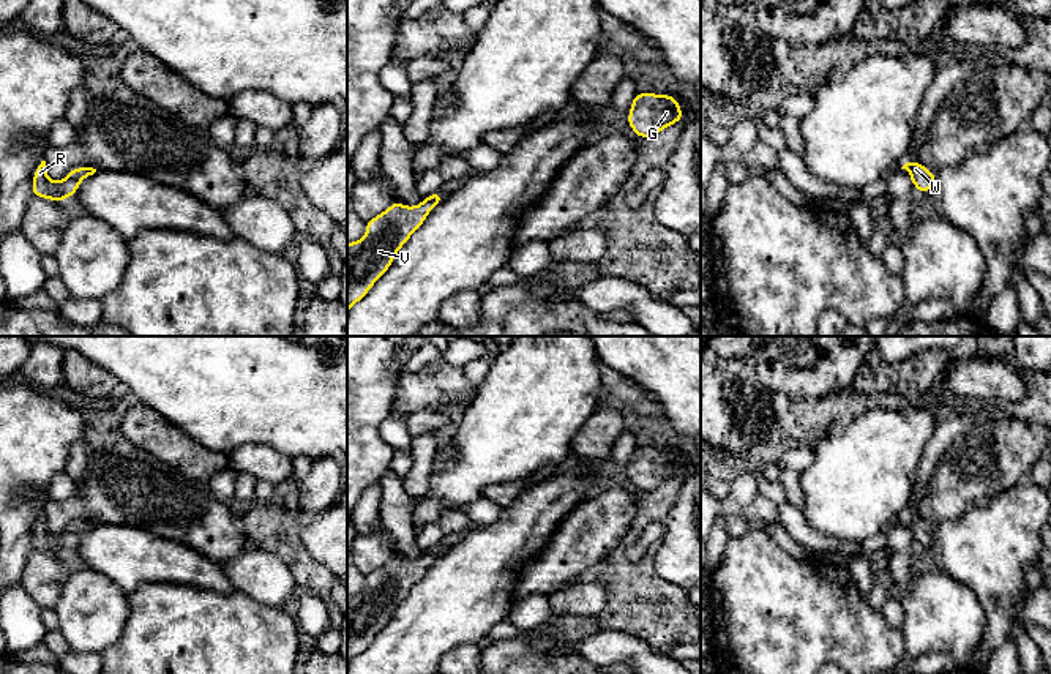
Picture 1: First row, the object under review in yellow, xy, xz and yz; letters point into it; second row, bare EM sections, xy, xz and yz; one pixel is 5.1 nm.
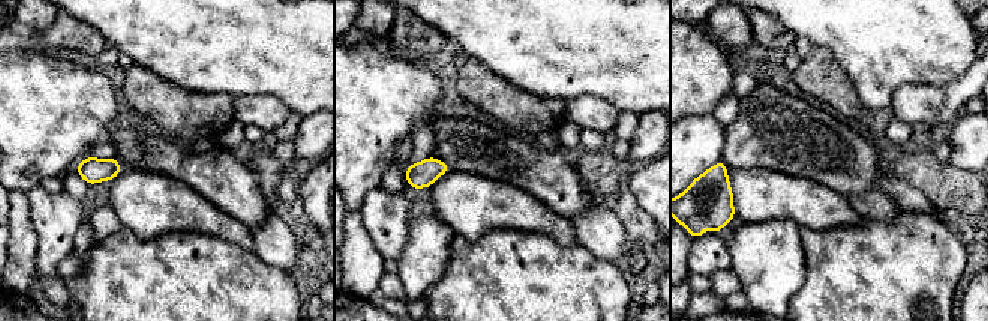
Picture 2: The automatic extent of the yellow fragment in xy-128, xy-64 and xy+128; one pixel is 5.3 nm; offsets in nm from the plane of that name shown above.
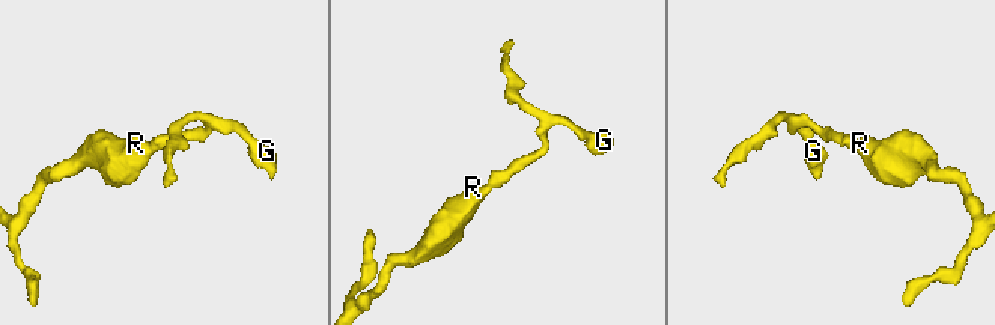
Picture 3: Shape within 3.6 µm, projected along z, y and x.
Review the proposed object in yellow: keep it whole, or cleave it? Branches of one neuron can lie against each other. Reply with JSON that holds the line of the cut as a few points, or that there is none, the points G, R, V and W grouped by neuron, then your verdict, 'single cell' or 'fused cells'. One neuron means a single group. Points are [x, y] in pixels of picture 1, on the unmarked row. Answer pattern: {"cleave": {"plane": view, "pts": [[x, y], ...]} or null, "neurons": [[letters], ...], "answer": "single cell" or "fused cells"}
{"cleave": null, "neurons": [["G", "R", "V", "W"]], "answer": "single cell"}

